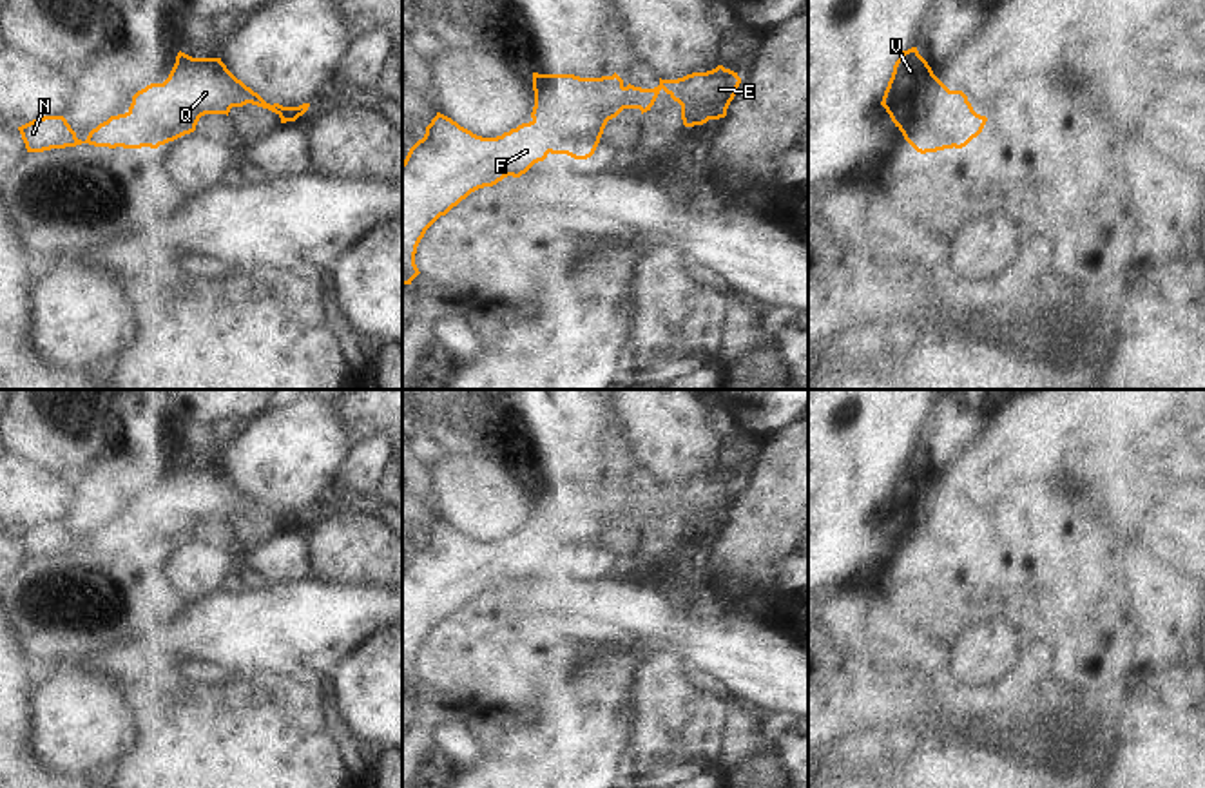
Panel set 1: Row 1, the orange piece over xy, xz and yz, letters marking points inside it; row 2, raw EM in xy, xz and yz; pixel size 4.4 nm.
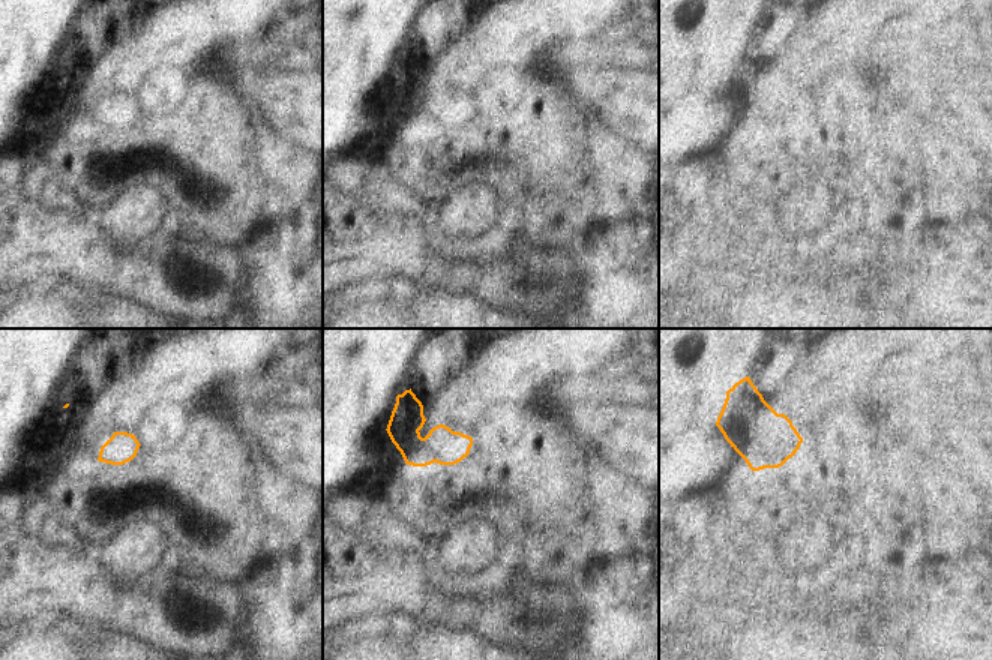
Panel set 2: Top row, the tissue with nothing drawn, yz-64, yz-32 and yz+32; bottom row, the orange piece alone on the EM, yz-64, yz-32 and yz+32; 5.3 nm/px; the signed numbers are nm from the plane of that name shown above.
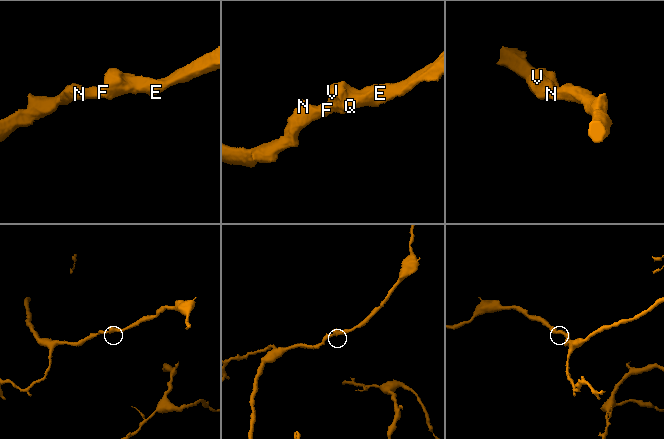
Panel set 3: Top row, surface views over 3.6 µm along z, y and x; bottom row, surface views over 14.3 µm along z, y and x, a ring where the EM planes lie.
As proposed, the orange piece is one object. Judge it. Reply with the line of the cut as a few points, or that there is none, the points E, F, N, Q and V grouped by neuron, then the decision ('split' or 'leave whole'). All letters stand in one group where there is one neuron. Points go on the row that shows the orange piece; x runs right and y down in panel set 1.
cut none; groups E F N Q V; leave whole

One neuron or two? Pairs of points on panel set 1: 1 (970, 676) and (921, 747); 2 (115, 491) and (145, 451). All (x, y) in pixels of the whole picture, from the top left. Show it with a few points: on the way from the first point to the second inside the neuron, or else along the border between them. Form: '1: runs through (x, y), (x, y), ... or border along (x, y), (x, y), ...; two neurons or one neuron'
1: border along (946, 683), (981, 696), (995, 696), (1004, 691); two neurons
2: runs through (115, 482), (136, 461); one neuron

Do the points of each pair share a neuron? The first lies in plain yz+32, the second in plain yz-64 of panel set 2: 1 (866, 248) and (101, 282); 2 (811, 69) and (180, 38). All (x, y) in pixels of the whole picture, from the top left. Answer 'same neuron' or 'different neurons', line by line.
1: different neurons
2: same neuron

